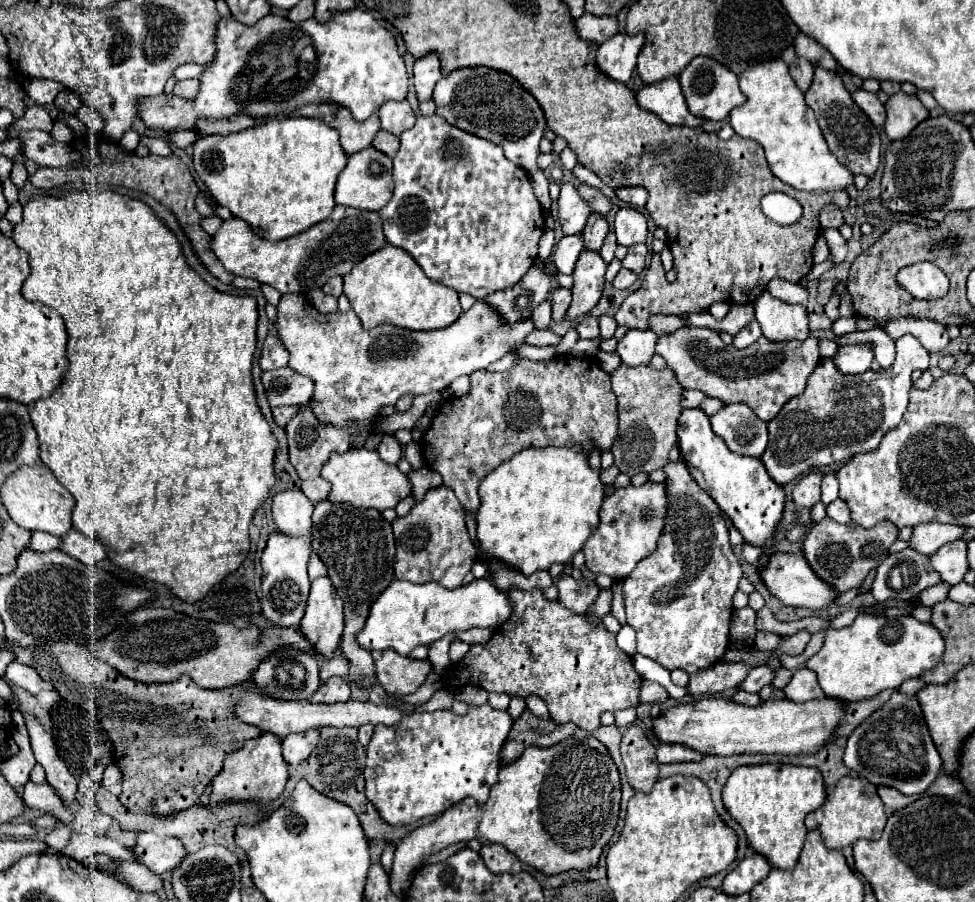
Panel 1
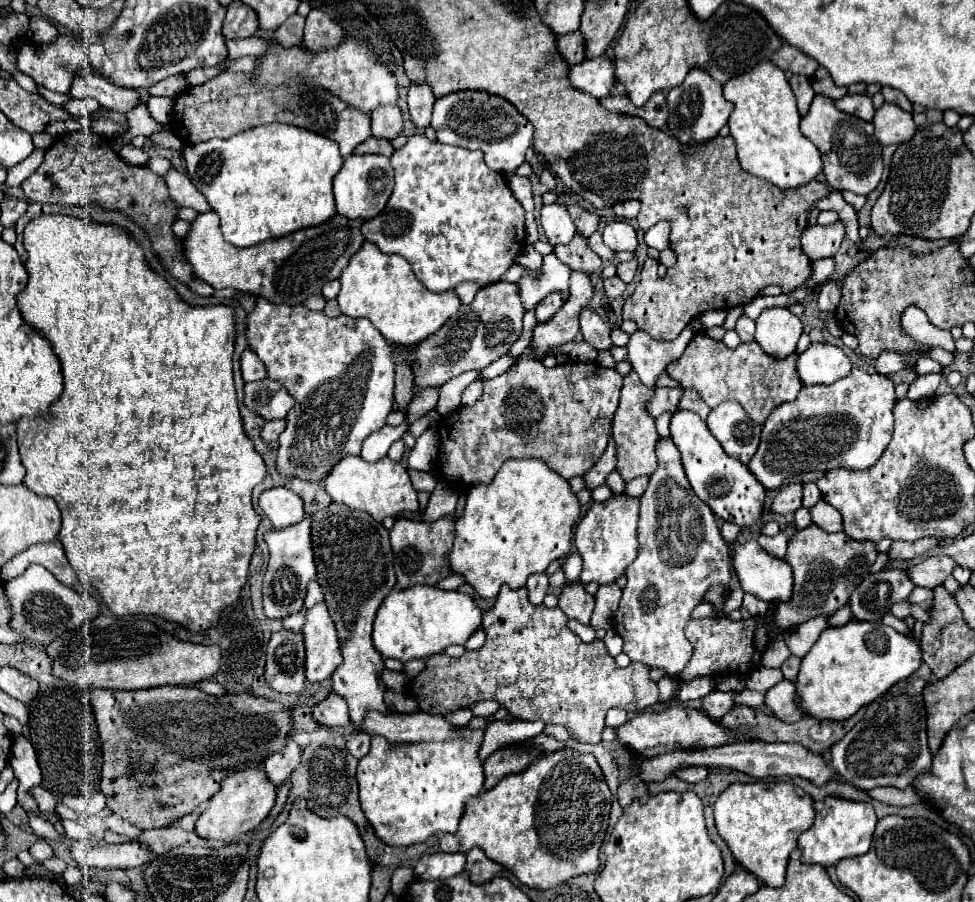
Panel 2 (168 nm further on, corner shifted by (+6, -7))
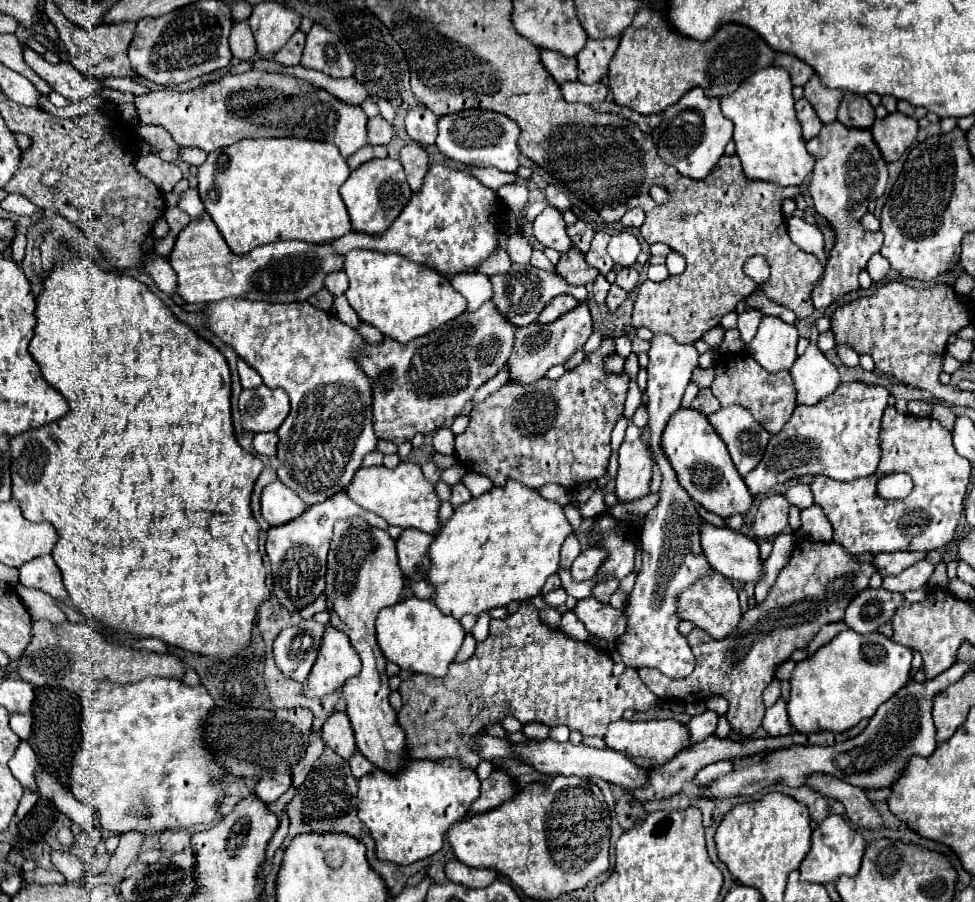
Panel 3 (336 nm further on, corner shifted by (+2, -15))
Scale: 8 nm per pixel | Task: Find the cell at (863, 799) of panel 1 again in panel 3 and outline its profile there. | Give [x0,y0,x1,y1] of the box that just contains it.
[800,815,866,885]

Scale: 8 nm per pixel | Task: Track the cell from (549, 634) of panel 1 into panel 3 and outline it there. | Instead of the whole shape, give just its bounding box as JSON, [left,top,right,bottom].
[398,603,656,771]

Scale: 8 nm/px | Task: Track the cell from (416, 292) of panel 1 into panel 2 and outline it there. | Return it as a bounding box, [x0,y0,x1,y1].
[338,241,460,343]

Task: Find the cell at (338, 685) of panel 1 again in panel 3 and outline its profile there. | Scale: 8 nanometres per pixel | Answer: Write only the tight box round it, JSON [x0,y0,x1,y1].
[322,713,356,759]

